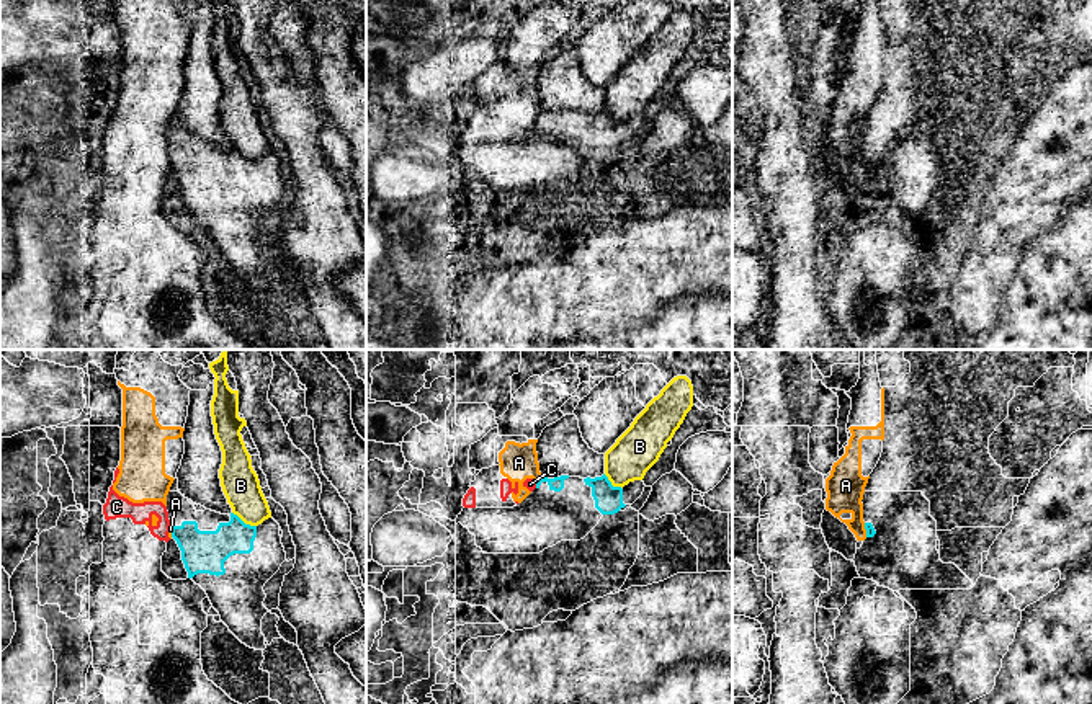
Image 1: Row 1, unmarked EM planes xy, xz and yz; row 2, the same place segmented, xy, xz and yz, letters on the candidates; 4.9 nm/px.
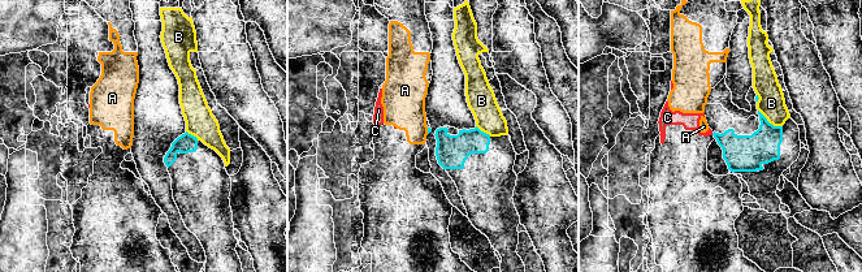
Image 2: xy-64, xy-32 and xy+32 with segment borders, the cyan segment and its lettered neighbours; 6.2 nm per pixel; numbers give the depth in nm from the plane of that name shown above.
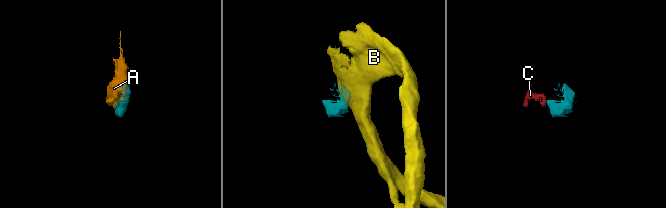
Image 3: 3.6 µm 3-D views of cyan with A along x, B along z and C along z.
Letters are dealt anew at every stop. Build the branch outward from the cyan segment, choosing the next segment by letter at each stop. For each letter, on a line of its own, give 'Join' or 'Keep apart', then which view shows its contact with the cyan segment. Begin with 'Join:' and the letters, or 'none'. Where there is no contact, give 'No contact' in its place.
Join: none
A: Keep apart. Touches cyan in xz
B: Keep apart. Touches cyan in xy
C: Keep apart. Touches cyan in xy

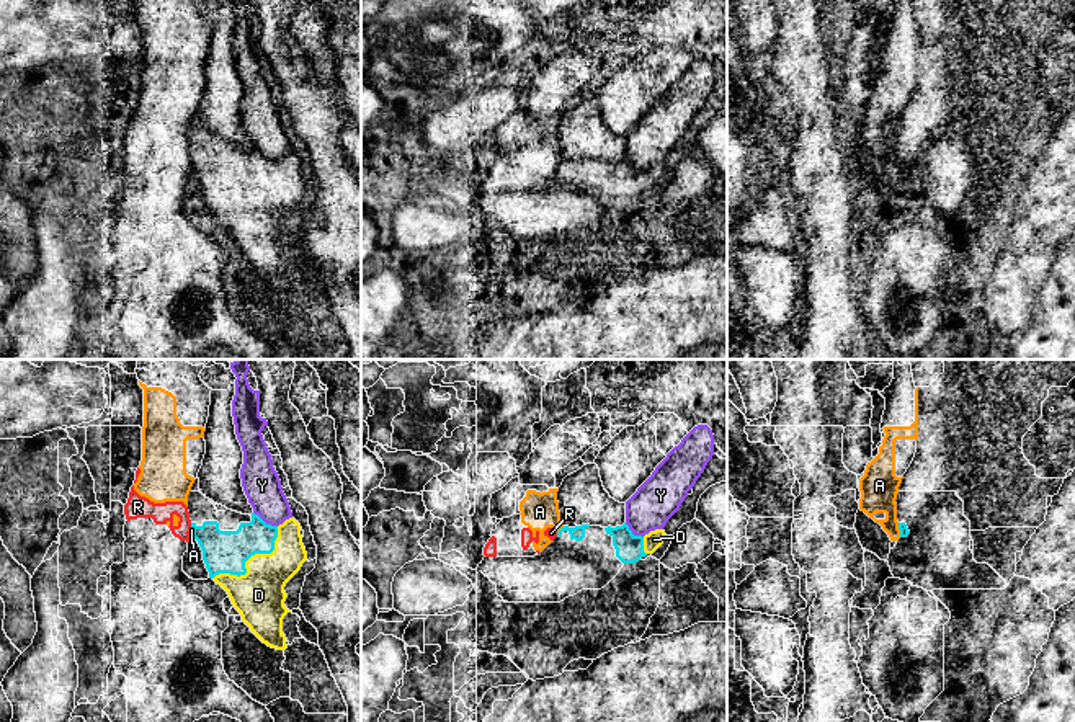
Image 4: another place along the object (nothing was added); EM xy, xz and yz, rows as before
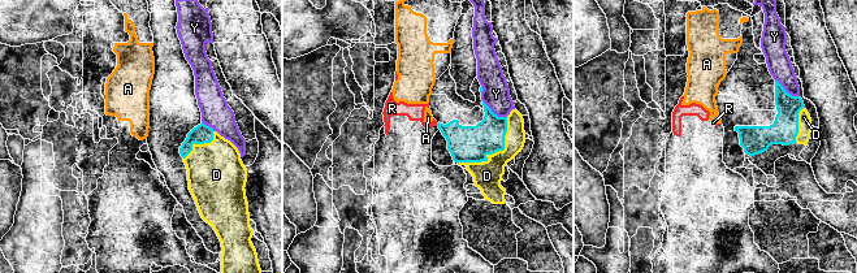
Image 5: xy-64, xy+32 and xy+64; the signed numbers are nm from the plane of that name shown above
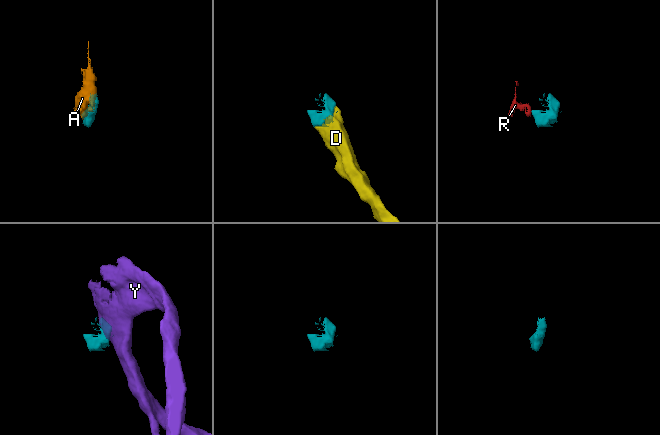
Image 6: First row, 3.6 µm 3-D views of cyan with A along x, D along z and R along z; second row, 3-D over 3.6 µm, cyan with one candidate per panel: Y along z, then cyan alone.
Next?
Join: D
A: Keep apart. Touches cyan in xz
D: Join. Touches cyan in xy
R: Keep apart. Touches cyan in xy
Y: Keep apart. Touches cyan in xy

